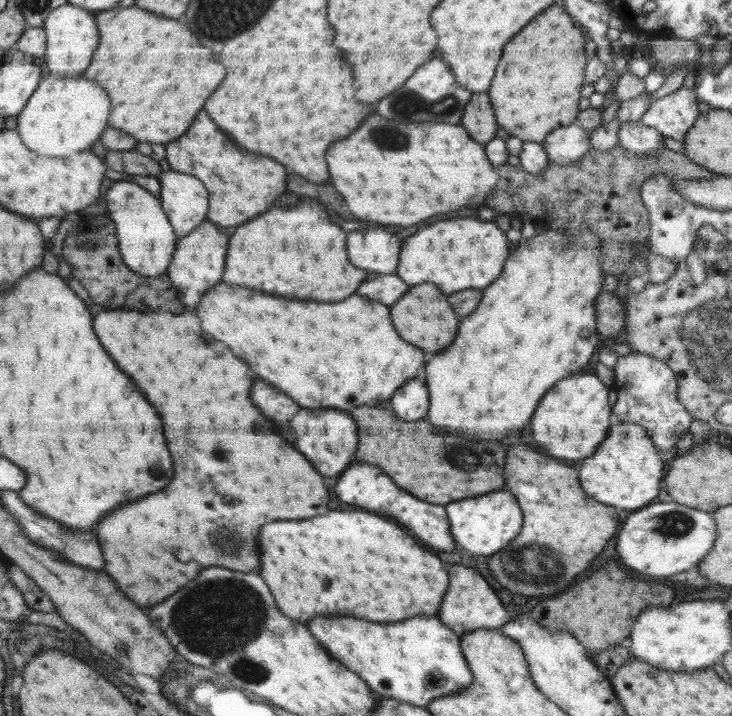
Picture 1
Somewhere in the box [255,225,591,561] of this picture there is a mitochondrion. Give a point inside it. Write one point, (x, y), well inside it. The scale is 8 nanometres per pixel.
(454, 458)

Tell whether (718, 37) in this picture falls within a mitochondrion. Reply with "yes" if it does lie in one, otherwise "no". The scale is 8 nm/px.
no

